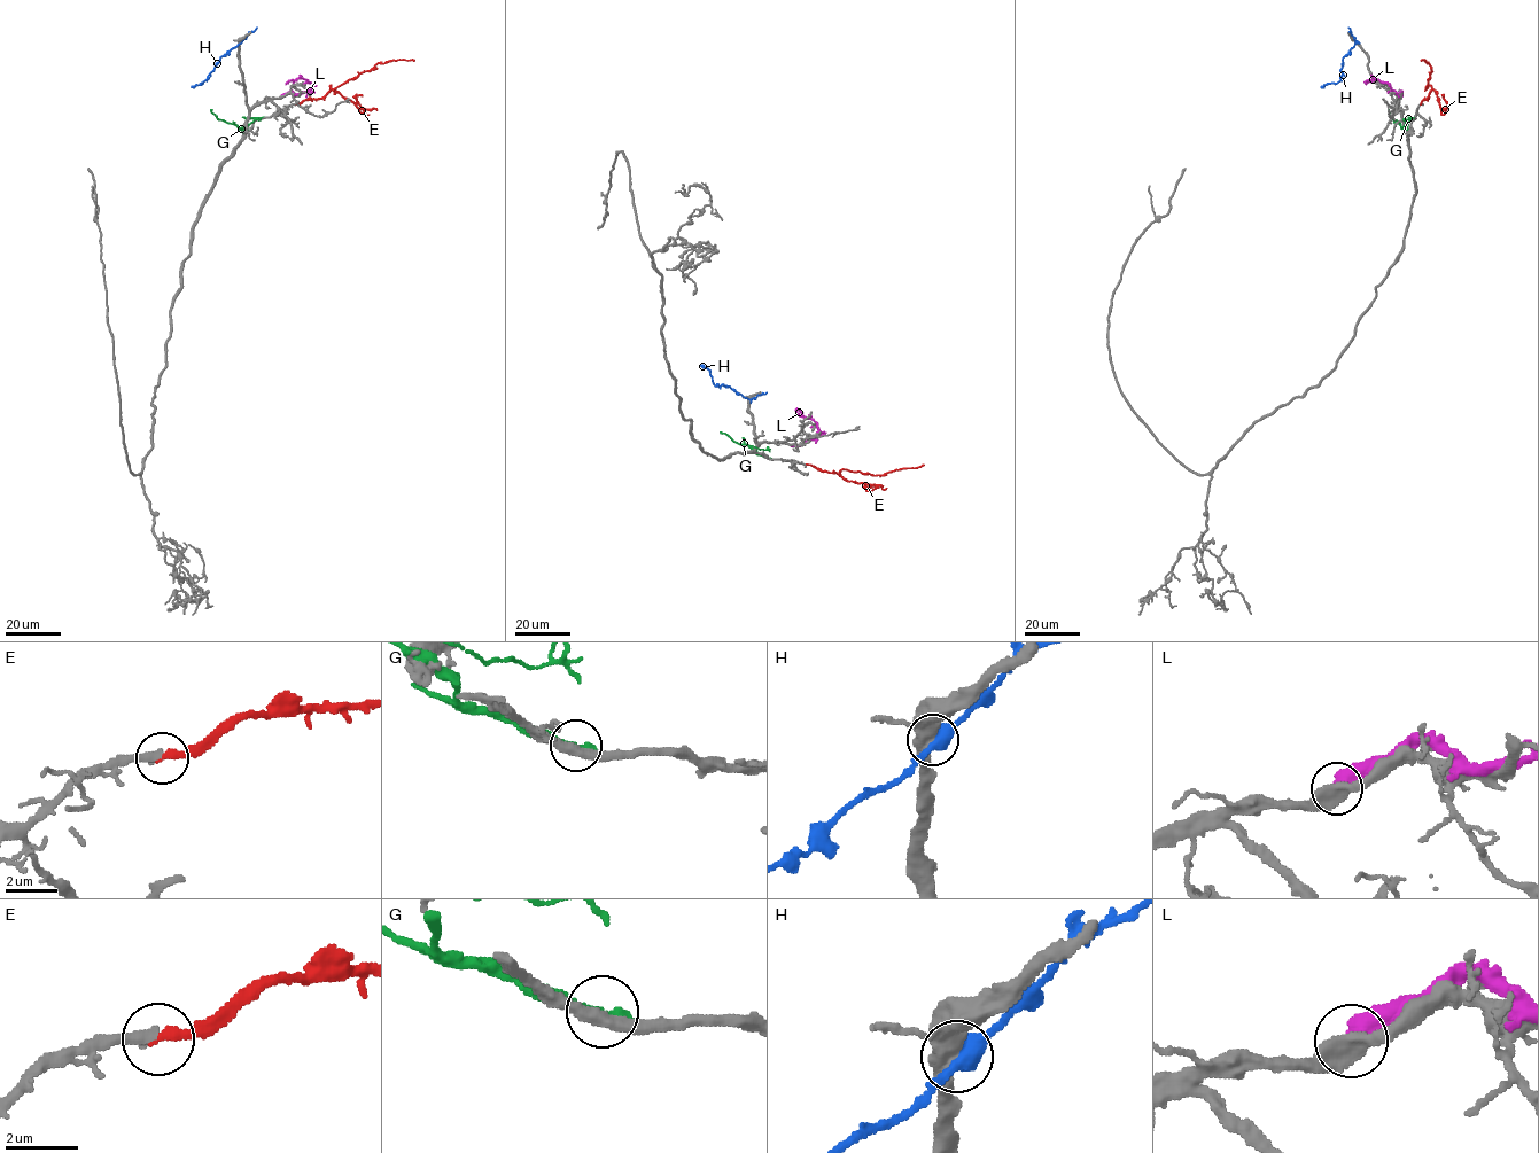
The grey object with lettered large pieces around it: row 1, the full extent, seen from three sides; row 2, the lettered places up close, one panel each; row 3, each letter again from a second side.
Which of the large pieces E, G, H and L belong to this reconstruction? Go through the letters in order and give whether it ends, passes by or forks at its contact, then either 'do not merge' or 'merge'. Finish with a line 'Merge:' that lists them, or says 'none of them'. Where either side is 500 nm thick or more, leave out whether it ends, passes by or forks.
E: it ends; merge
G: it passes by; do not merge
H: do not merge
L: it ends; do not merge
Merge: E

